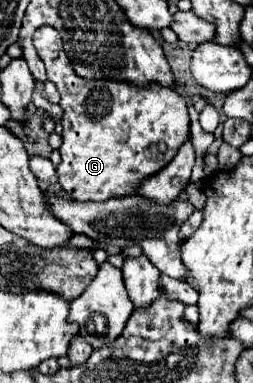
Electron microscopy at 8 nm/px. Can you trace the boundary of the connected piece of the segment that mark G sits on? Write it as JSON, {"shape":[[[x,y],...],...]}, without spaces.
{"shape":[[[41,26],[33,44],[45,62],[47,78],[55,82],[63,108],[59,184],[73,200],[109,200],[135,194],[139,182],[173,160],[179,146],[189,138],[189,114],[185,98],[173,88],[149,82],[137,88],[121,80],[87,80],[75,74],[71,60],[55,28]]]}

